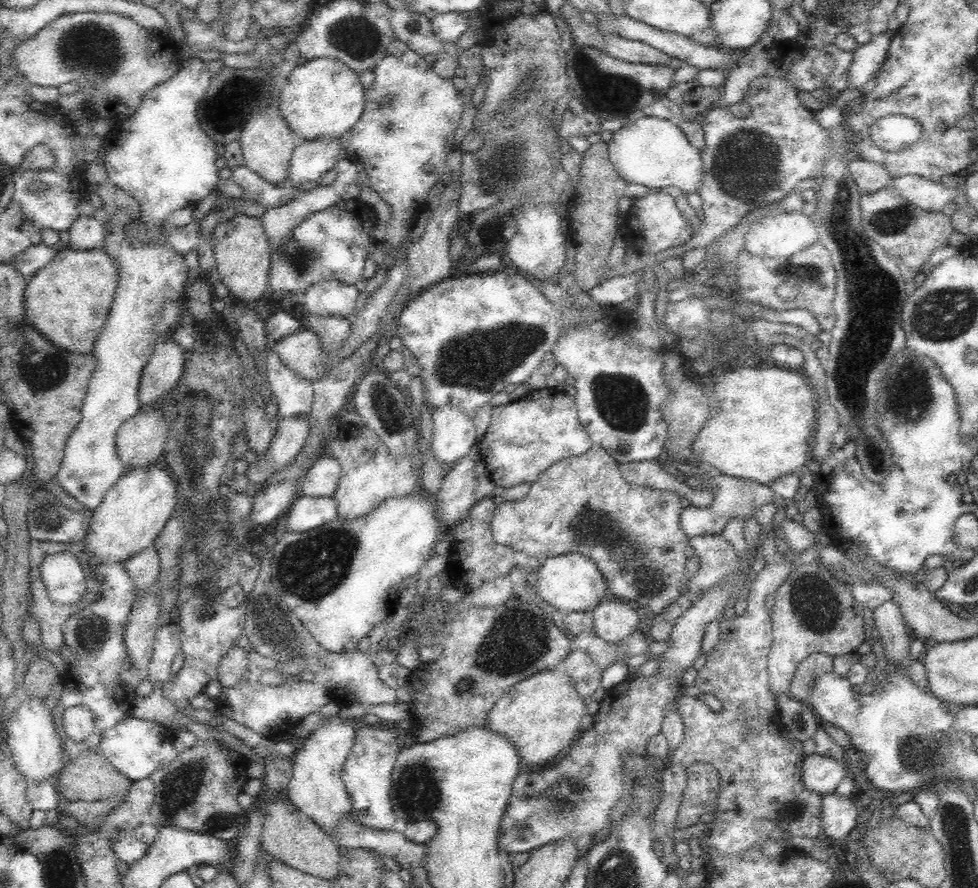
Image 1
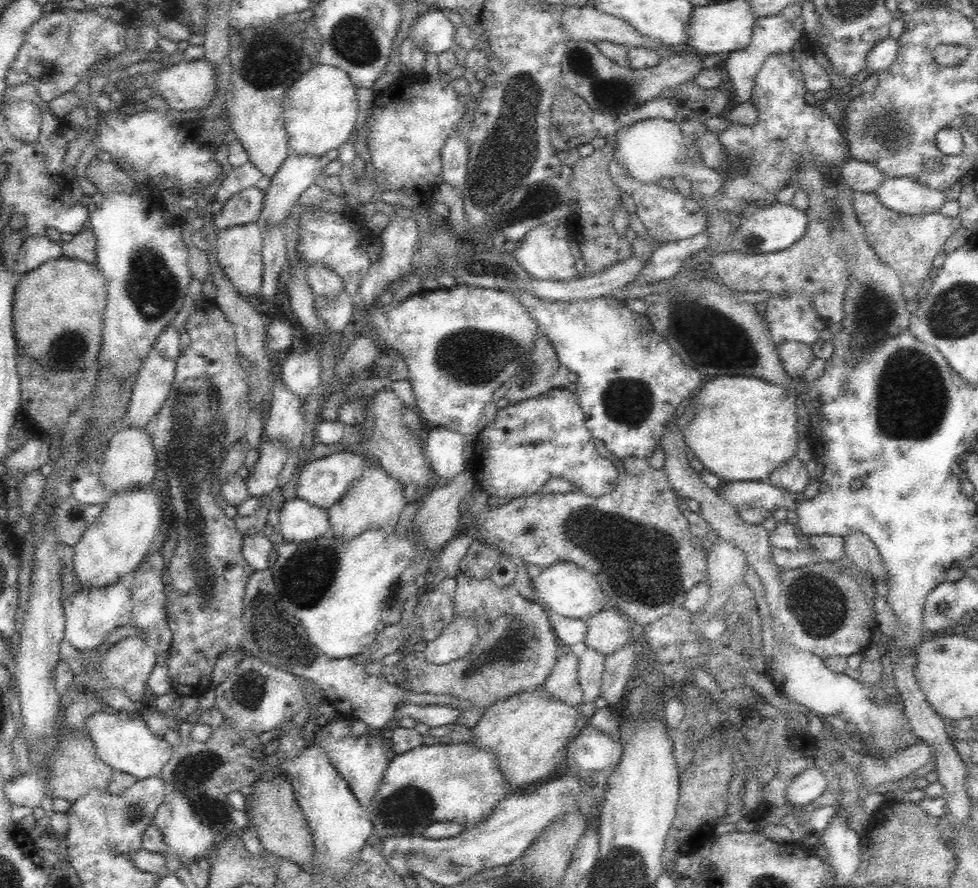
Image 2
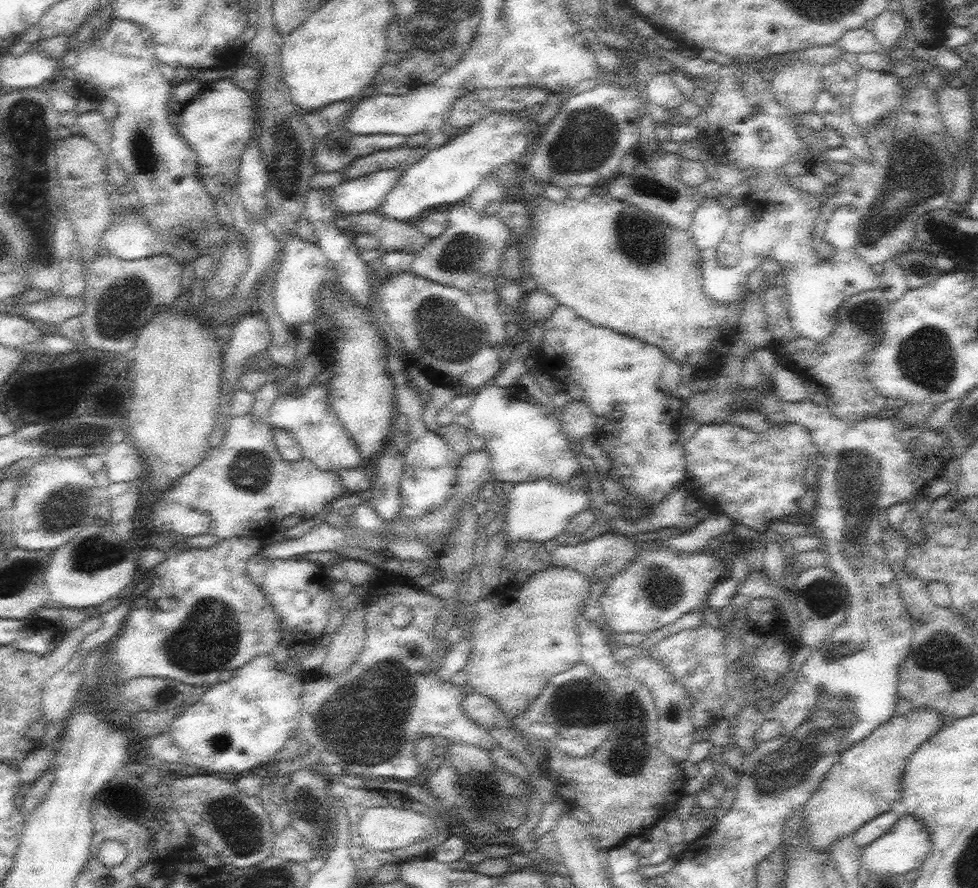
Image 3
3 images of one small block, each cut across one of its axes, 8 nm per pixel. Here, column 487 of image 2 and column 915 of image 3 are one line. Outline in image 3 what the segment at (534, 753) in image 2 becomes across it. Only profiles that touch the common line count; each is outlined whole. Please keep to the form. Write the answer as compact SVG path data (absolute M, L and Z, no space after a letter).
M914 707L904 716L894 715L888 722L875 728L867 738L861 742L856 742L856 745L840 755L840 760L826 774L820 788L801 808L801 816L805 819L805 828L801 829L810 836L810 846L814 846L816 850L830 852L834 842L838 842L838 838L853 836L856 830L880 814L891 810L892 806L898 803L900 799L901 778L905 773L908 759L916 753L916 750L920 749L921 745L924 745L924 742L927 742L944 726L944 718L940 716L938 710Z

